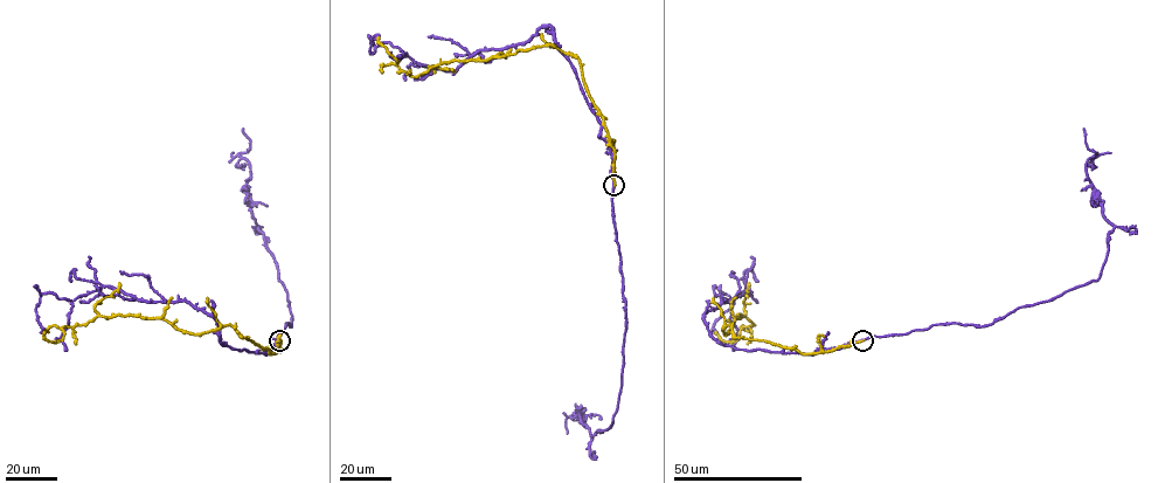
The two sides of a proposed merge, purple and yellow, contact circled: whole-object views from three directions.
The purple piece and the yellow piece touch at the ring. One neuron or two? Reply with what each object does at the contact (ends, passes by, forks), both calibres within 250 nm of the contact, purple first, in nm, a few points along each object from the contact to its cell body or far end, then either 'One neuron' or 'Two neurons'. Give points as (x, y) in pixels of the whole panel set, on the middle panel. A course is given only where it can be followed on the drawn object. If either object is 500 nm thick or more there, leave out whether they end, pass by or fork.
At the ring purple passes by. At the ring yellow ends. Thickness 320 nm (purple) against 300 nm. Course of purple: (614, 185), (601, 122), (549, 26), (478, 49), (455, 70), (389, 42), (370, 54), (374, 40). Course of yellow: (615, 185), (615, 149), (576, 56), (541, 46), (485, 60), (441, 62), (411, 76), (379, 38). Two neurons

